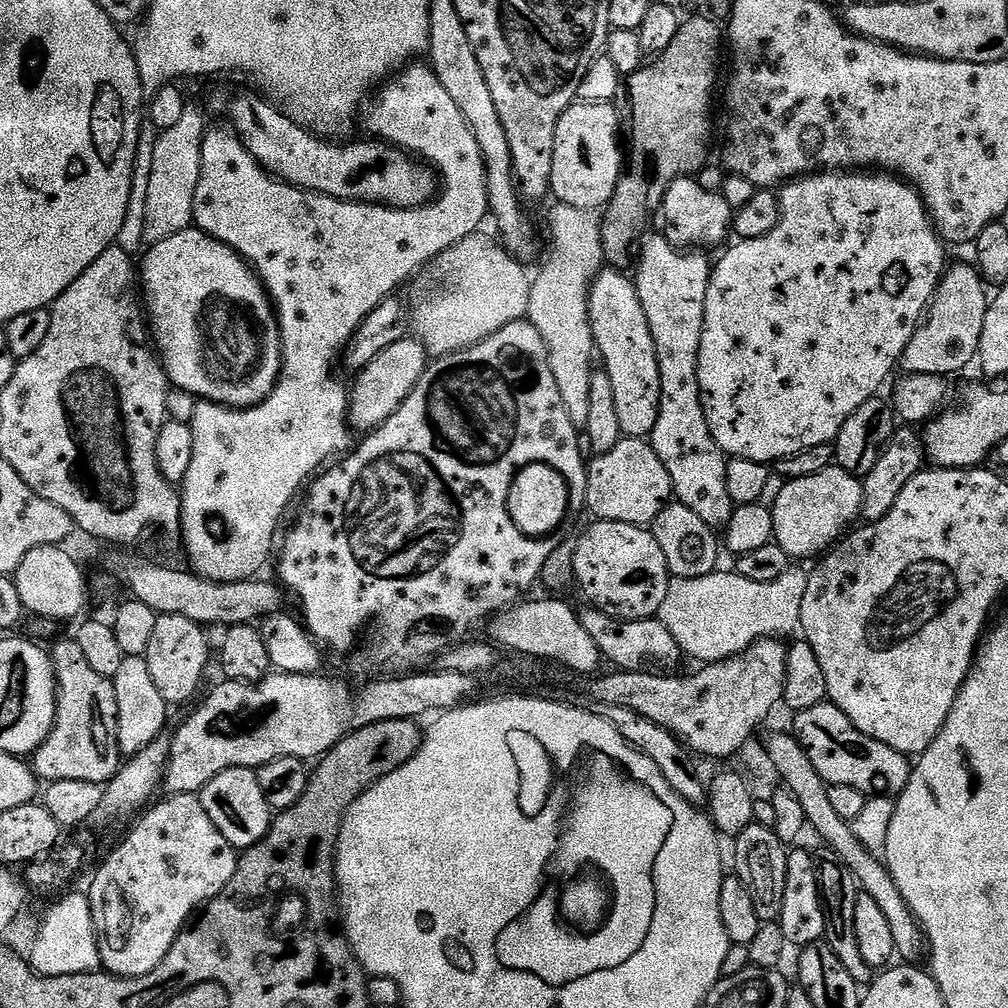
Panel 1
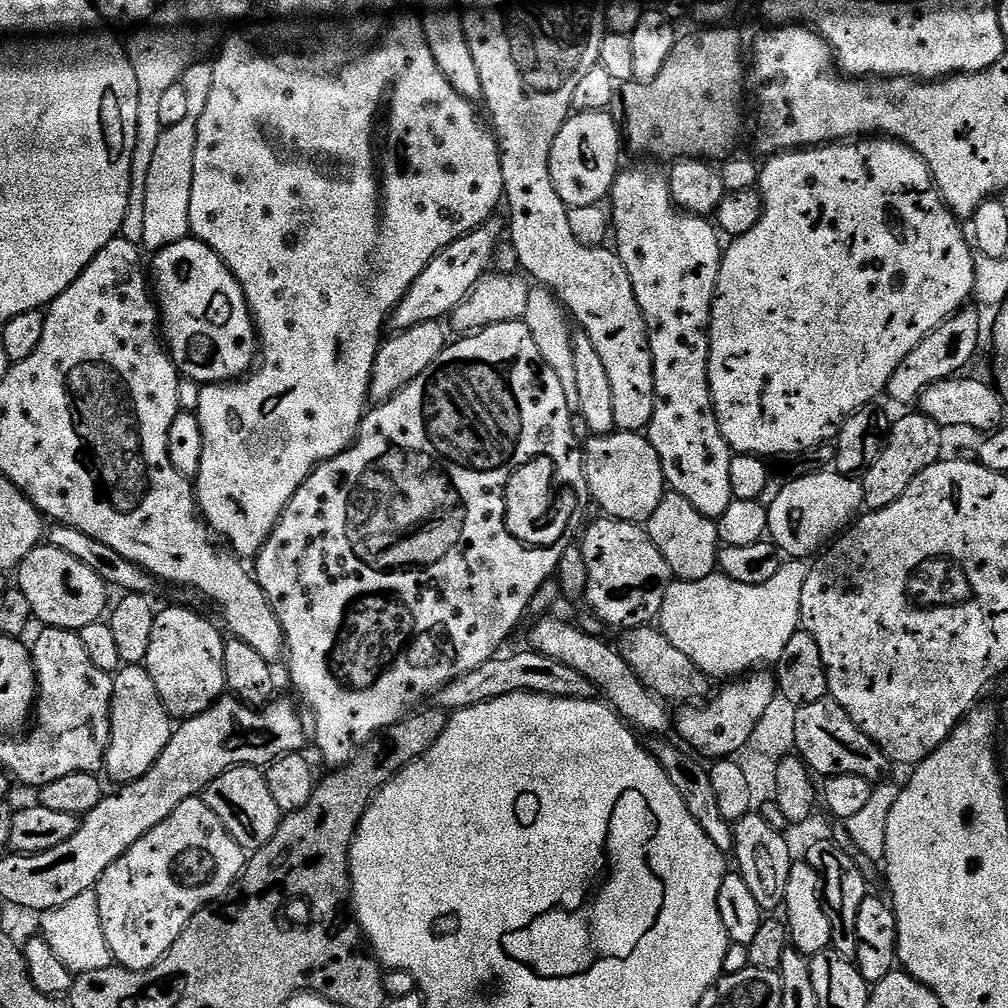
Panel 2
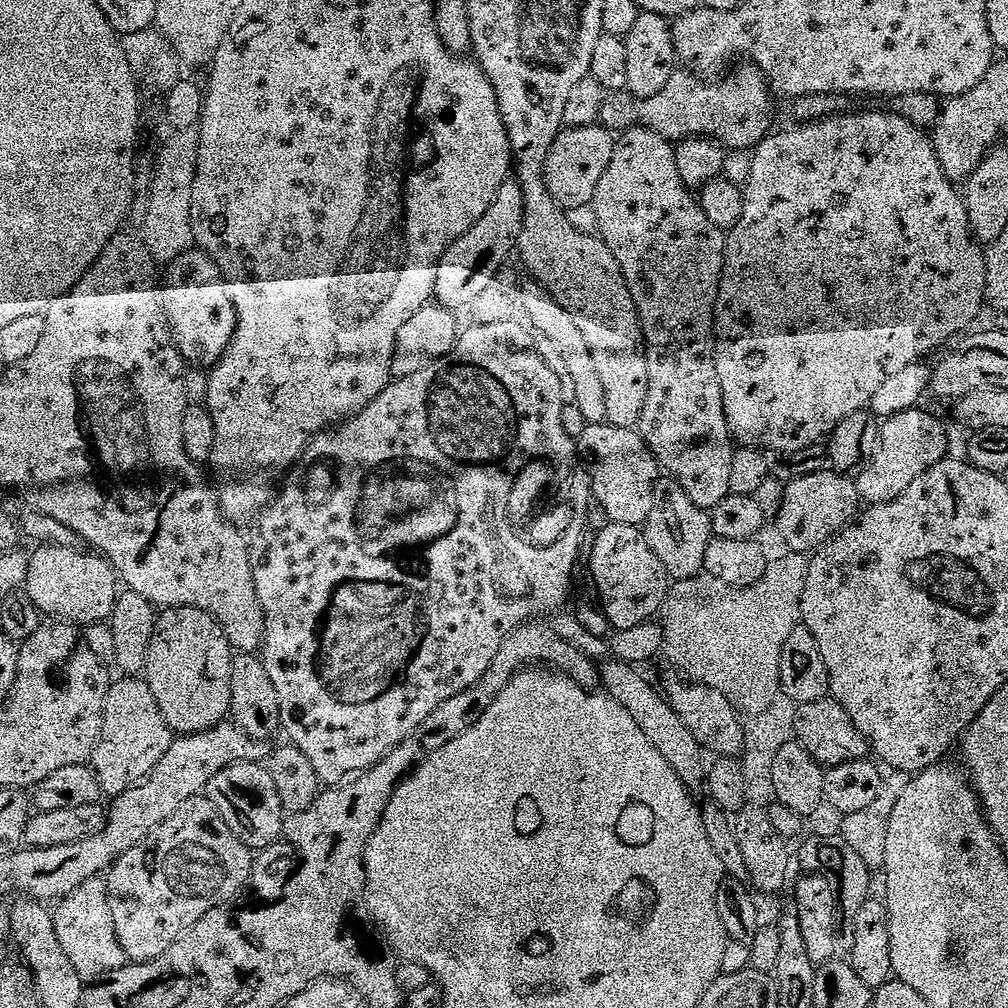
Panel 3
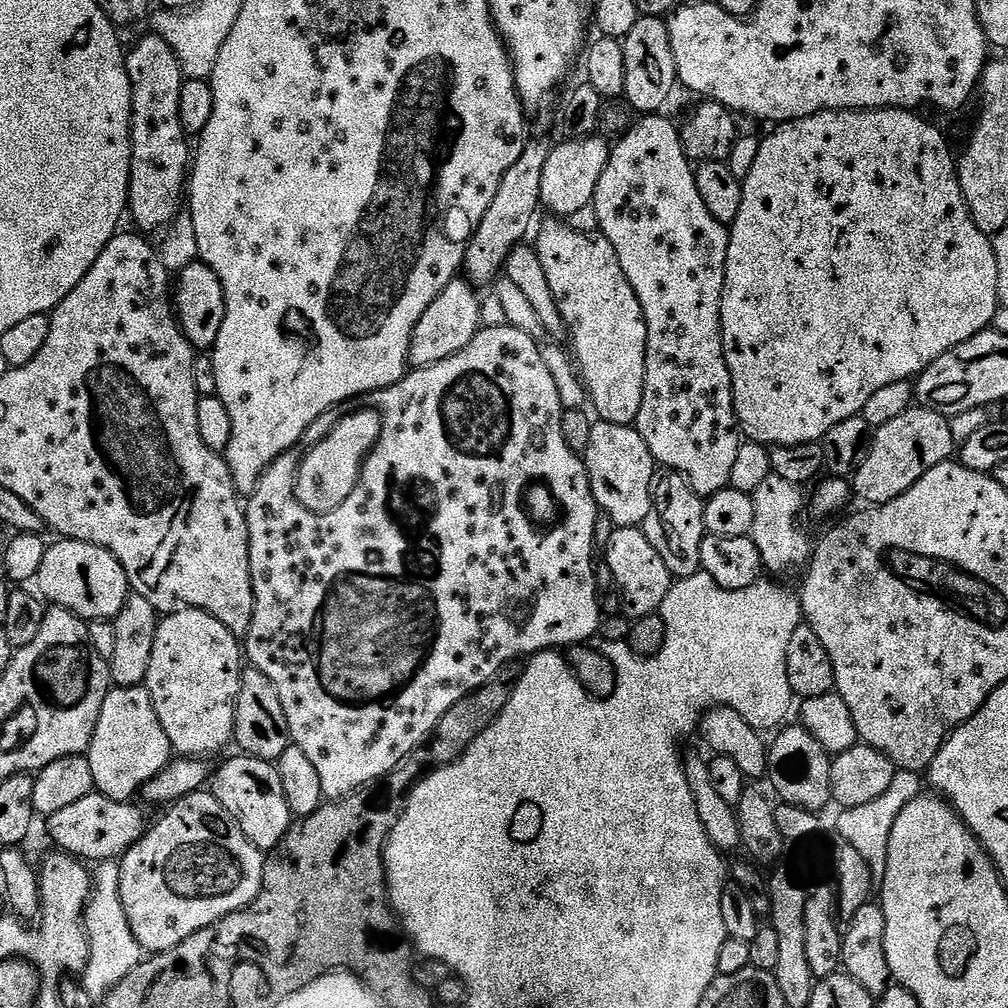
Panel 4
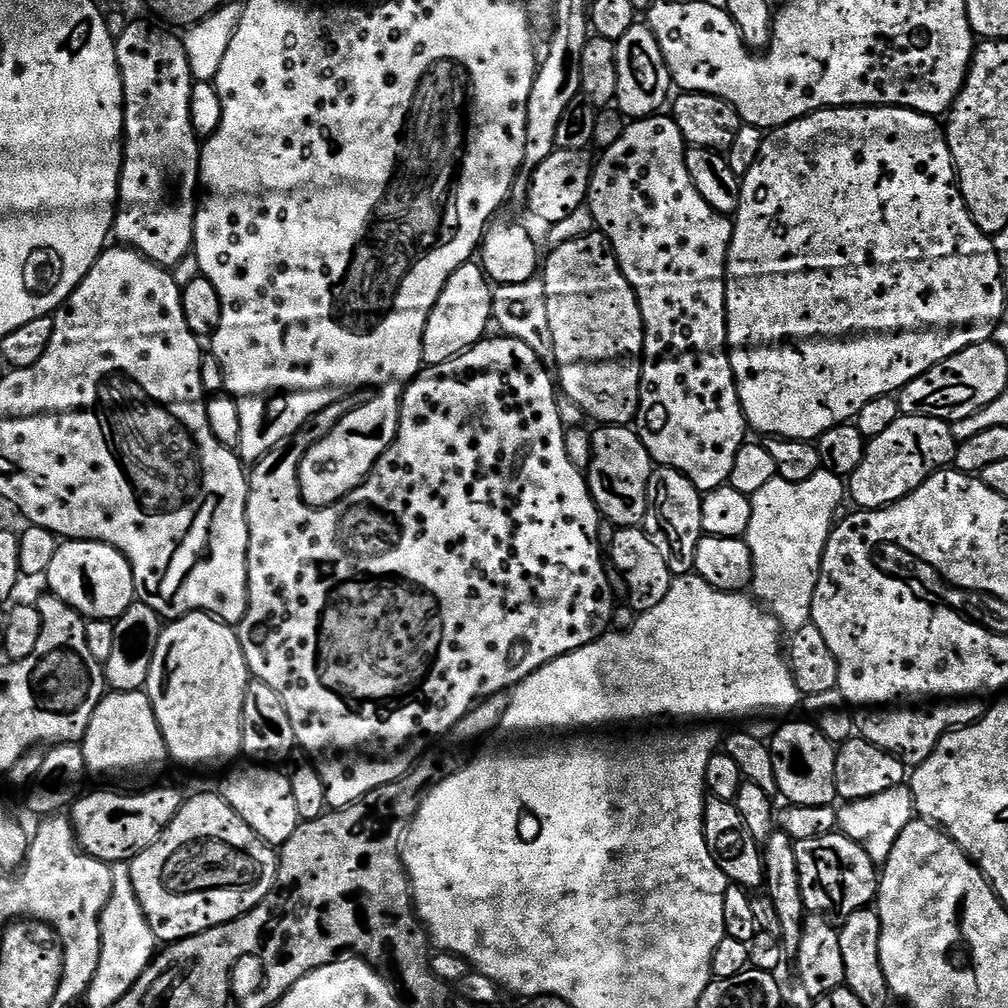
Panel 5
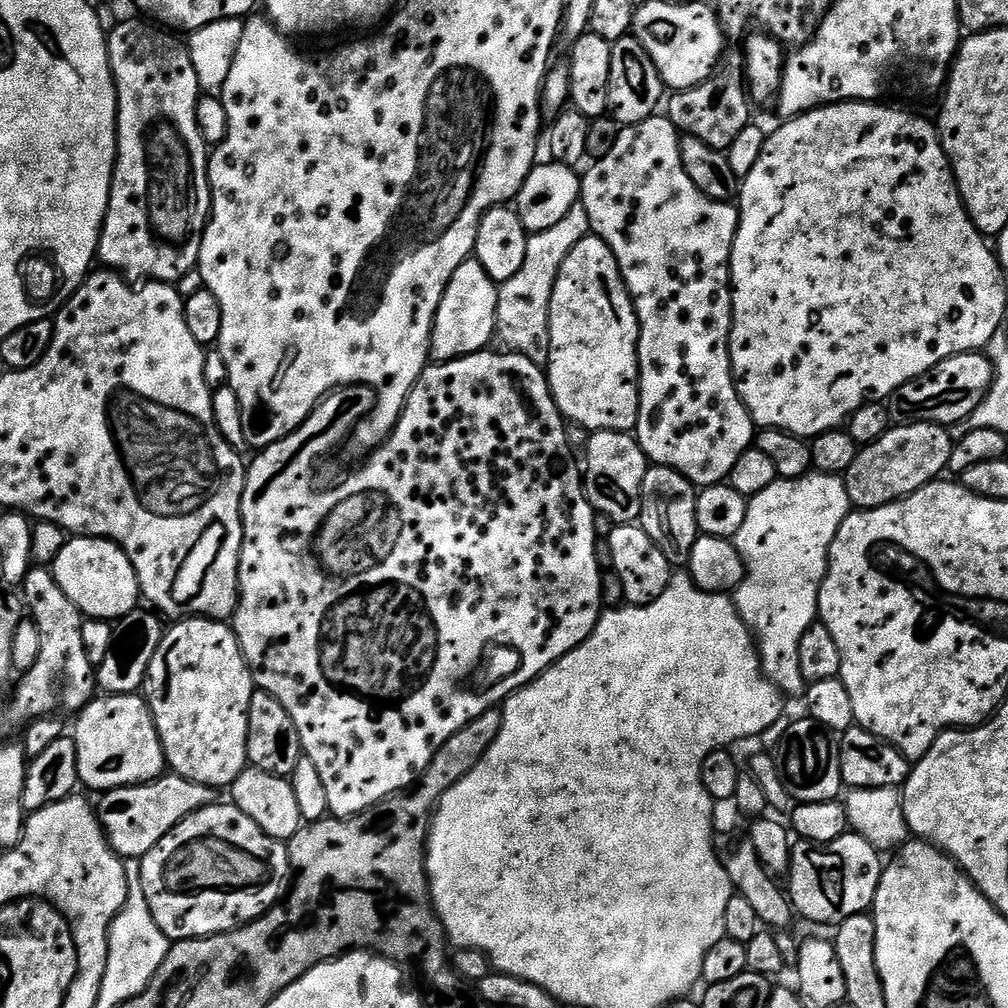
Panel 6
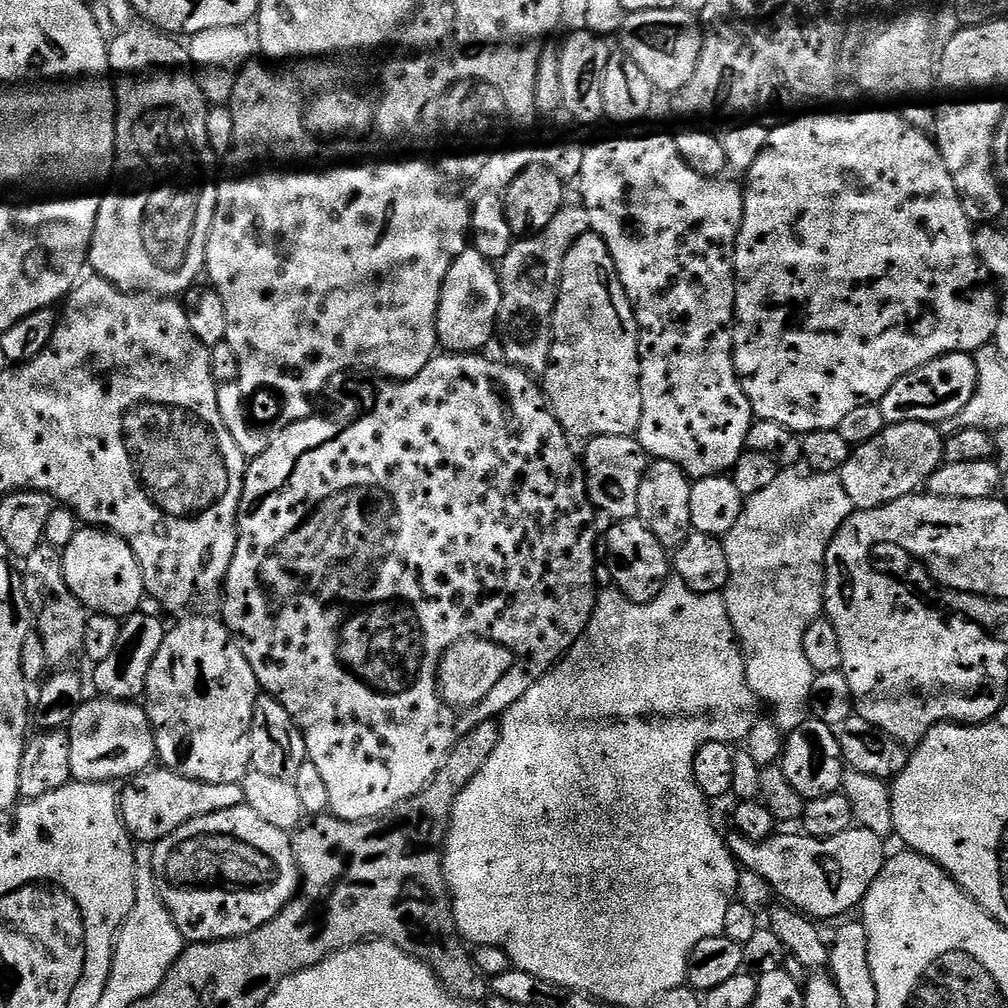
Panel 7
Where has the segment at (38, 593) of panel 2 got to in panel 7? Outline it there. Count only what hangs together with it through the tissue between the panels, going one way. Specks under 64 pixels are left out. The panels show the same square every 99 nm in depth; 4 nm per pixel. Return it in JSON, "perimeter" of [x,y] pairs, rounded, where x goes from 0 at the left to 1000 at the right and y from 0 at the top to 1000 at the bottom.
{"perimeter":[[[90,522],[80,523],[71,533],[68,540],[62,546],[63,553],[63,568],[65,569],[65,581],[75,590],[76,595],[82,597],[88,608],[100,607],[106,611],[116,613],[126,613],[134,611],[140,606],[142,595],[145,595],[143,585],[143,574],[141,565],[137,562],[137,554],[133,546],[120,534],[114,532],[112,528],[105,528]]]}

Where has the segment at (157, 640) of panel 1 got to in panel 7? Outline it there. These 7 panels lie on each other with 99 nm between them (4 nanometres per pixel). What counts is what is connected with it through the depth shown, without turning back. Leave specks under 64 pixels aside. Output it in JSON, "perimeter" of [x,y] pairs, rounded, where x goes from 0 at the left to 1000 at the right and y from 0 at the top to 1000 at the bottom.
{"perimeter":[[[210,609],[188,611],[164,626],[161,641],[149,661],[141,694],[145,699],[147,715],[151,717],[155,748],[162,761],[196,776],[236,778],[250,760],[248,720],[254,691],[259,689],[260,684],[252,673],[252,665],[248,665],[248,657],[244,657],[221,614],[214,612],[213,615],[212,612]]]}

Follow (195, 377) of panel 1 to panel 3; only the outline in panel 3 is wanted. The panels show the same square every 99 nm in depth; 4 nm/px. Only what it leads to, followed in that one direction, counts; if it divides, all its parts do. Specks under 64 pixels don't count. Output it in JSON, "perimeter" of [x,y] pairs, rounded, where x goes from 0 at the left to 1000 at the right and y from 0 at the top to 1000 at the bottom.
{"perimeter":[[[197,248],[181,252],[166,263],[165,270],[171,283],[162,287],[161,298],[175,346],[184,362],[209,367],[230,342],[230,333],[234,329],[234,309],[225,281],[216,273],[214,261]]]}

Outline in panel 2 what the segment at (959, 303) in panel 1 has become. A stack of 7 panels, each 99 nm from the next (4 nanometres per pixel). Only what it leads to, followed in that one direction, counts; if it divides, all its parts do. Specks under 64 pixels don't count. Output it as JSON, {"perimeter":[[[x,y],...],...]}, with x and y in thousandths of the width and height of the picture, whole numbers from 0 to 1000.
{"perimeter":[[[957,305],[938,319],[935,319],[935,323],[928,325],[914,341],[907,343],[907,347],[899,351],[891,367],[887,367],[879,386],[879,393],[893,401],[908,402],[914,391],[923,383],[927,383],[927,379],[943,377],[949,371],[955,370],[952,368],[967,355],[968,348],[972,345],[971,312],[973,313],[967,305]]]}

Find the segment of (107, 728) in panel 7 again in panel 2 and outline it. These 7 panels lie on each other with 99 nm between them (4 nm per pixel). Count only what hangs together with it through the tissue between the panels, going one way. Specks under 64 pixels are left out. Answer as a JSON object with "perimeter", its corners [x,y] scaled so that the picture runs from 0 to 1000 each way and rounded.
{"perimeter":[[[129,659],[120,662],[119,666],[111,671],[111,707],[109,708],[109,740],[105,744],[102,765],[107,766],[109,773],[115,780],[132,778],[139,774],[150,762],[153,756],[165,744],[173,725],[172,711],[168,710],[163,703],[161,692],[157,688],[157,681],[153,681],[153,673],[149,673],[147,664],[137,660]]]}

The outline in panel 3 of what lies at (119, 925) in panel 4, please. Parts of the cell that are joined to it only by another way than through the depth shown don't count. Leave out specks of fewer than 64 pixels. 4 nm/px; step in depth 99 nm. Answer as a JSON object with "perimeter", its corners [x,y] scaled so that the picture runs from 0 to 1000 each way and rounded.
{"perimeter":[[[106,872],[81,875],[73,887],[55,898],[52,914],[58,935],[62,935],[62,942],[65,942],[65,950],[69,950],[73,962],[77,962],[84,974],[98,973],[108,964],[123,959],[125,949],[117,935],[117,927],[113,927],[113,911],[109,911]]]}

